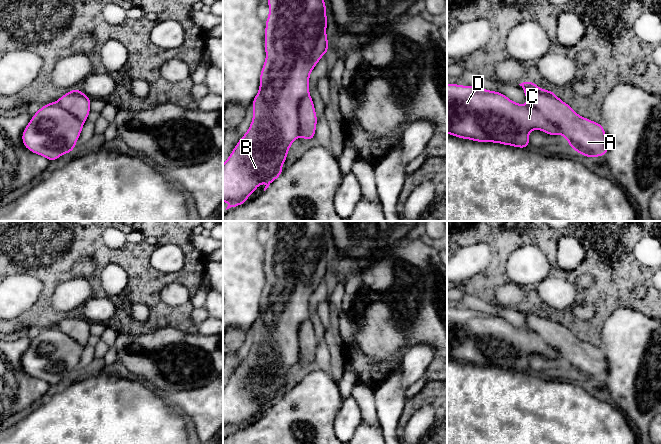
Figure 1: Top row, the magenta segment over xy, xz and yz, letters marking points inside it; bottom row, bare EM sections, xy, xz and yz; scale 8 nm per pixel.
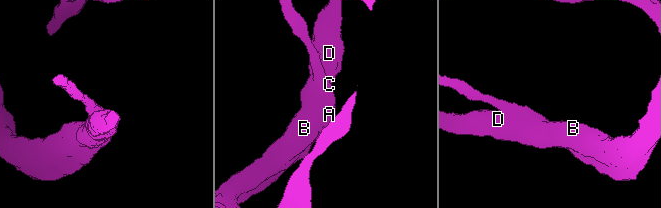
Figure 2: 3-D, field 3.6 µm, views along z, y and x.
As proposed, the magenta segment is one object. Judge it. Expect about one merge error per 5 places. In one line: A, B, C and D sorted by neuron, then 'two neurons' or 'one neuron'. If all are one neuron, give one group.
A B C D; one neuron

